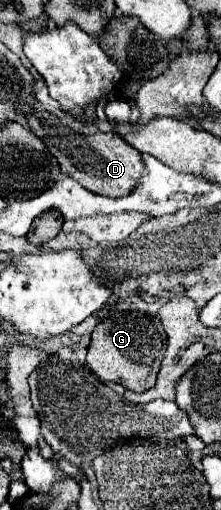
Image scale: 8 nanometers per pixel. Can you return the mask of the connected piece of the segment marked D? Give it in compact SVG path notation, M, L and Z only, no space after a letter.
M34 111L32 115L28 115L28 125L32 127L32 133L40 137L58 159L62 173L70 175L92 193L106 197L128 195L128 191L136 187L140 175L144 173L144 161L140 151L136 151L114 133L102 133L94 123L86 123L72 115L56 117L48 111Z

